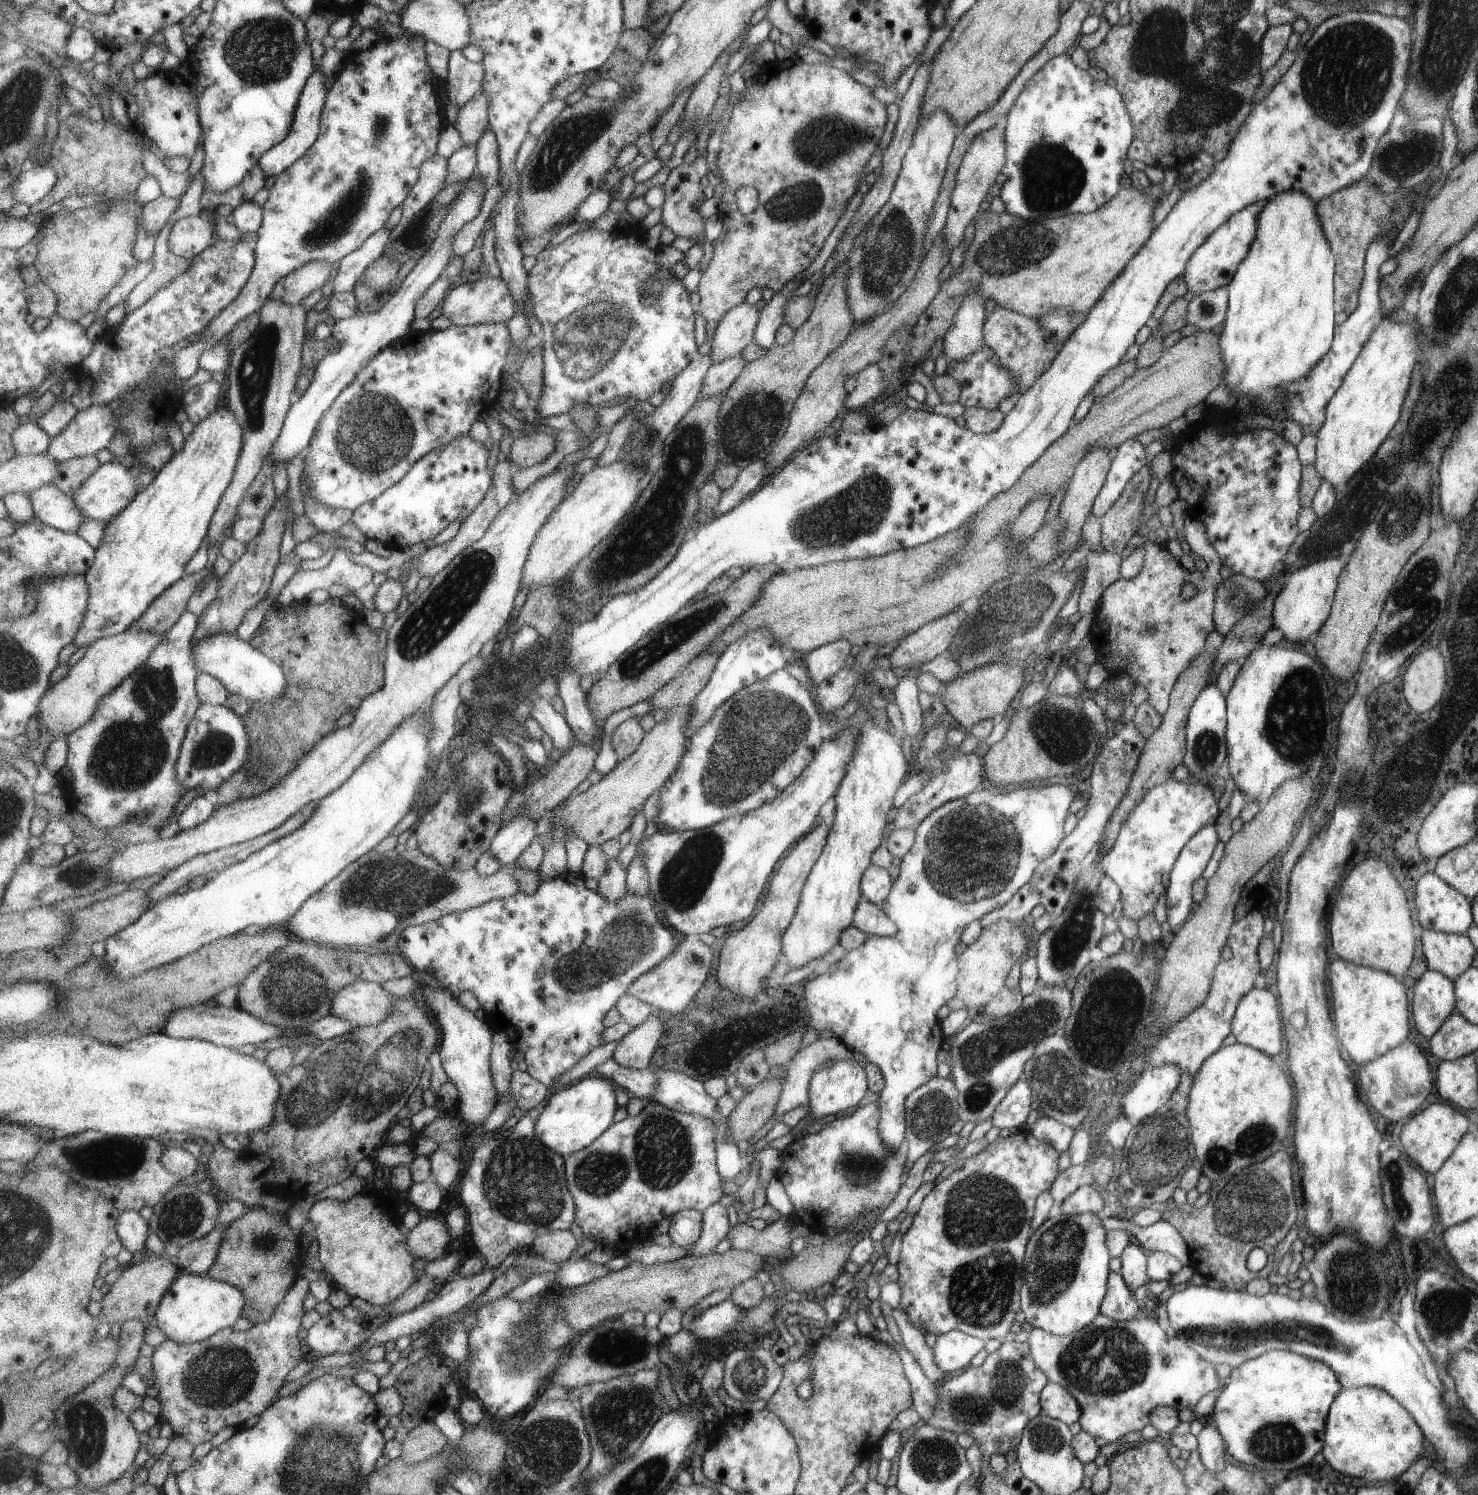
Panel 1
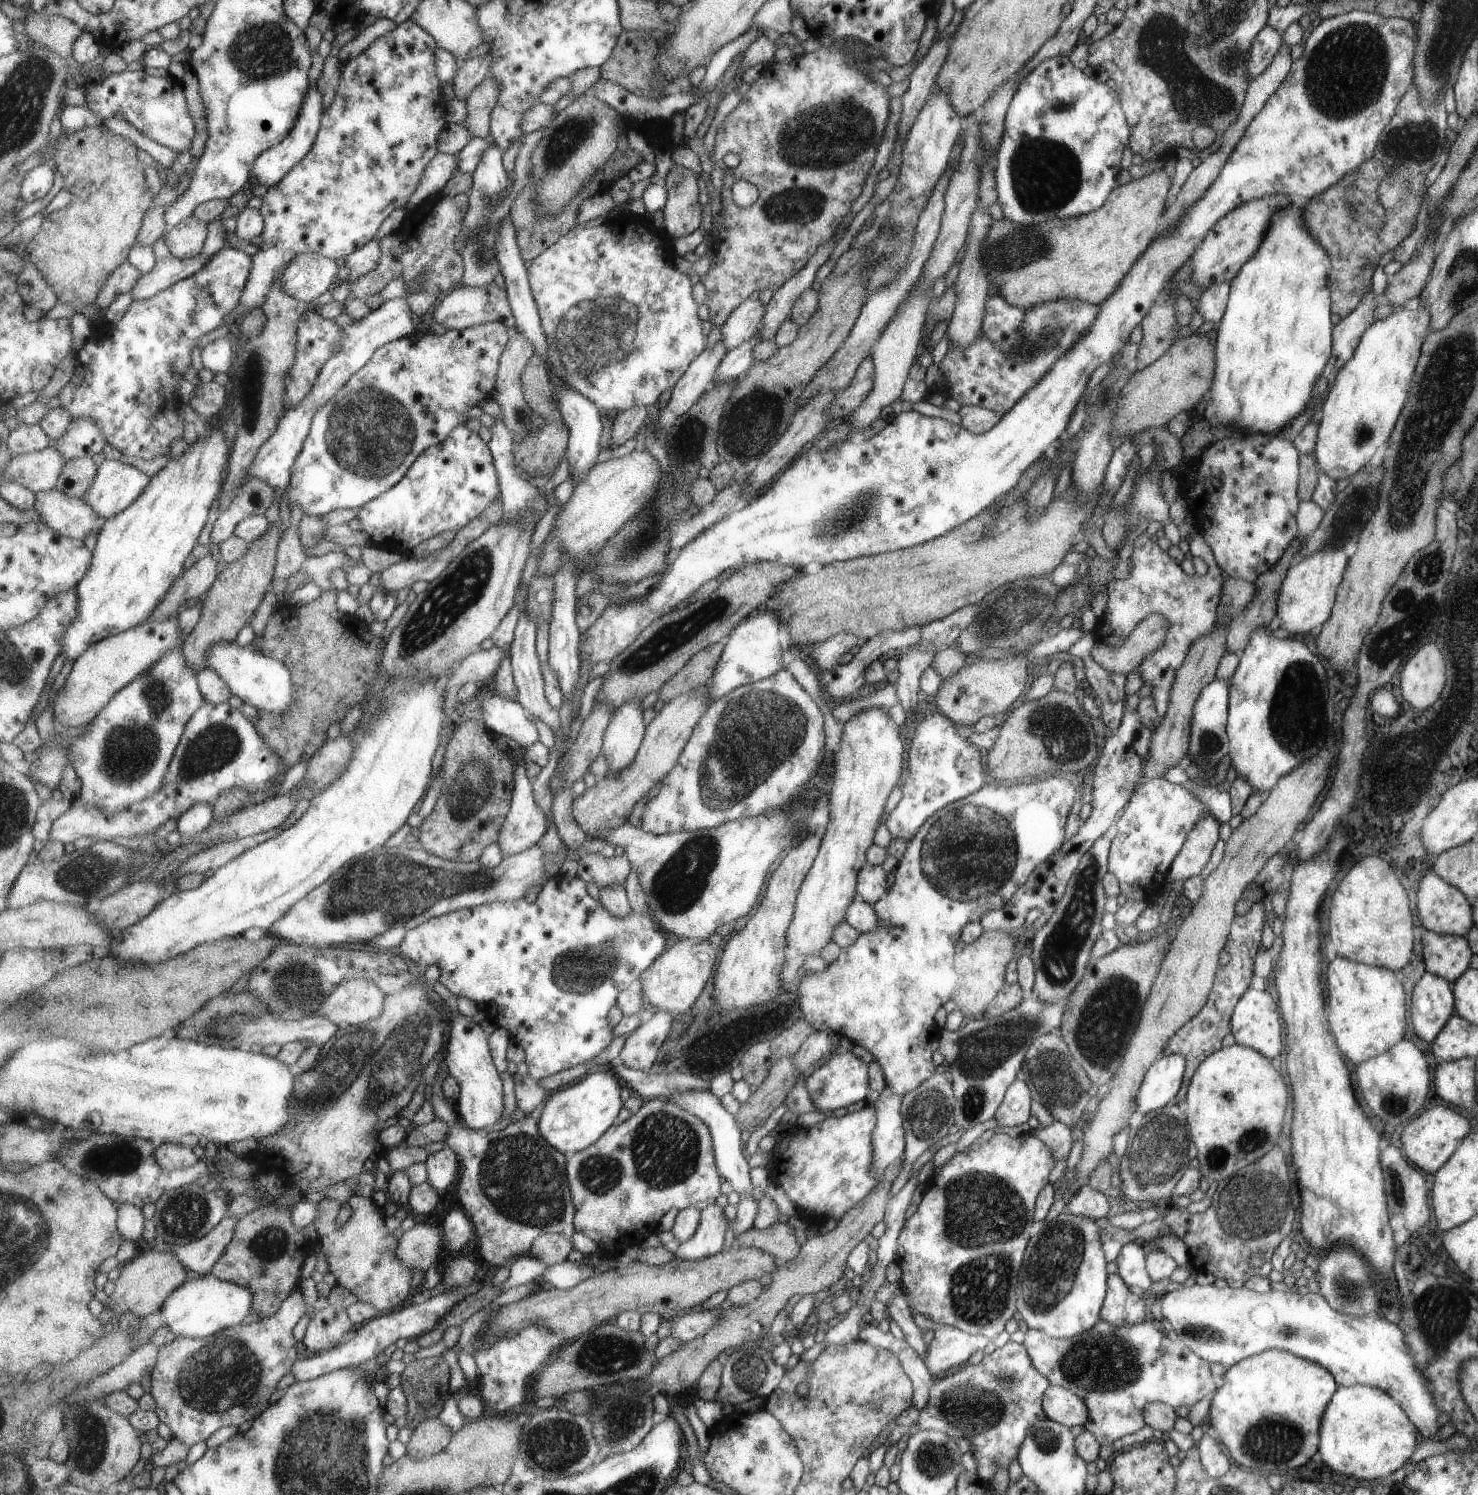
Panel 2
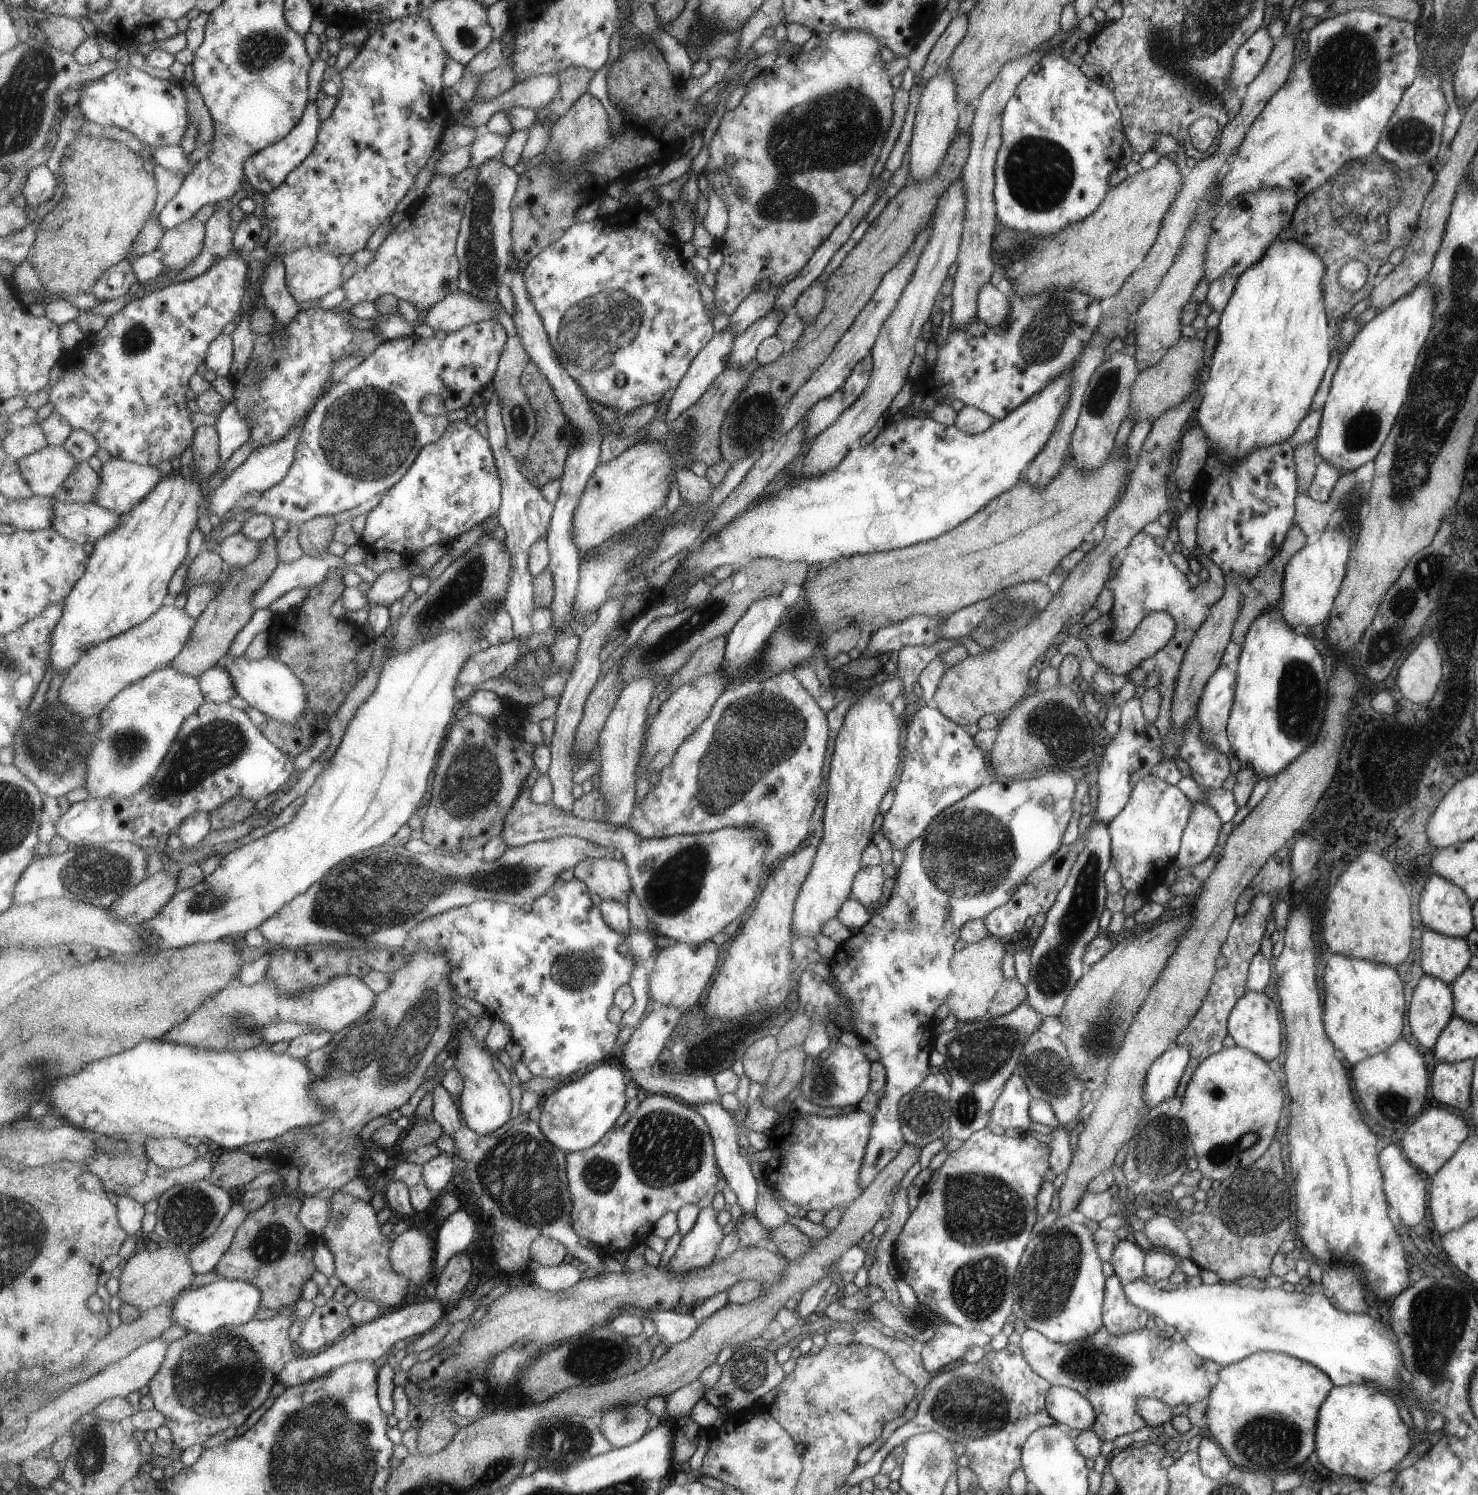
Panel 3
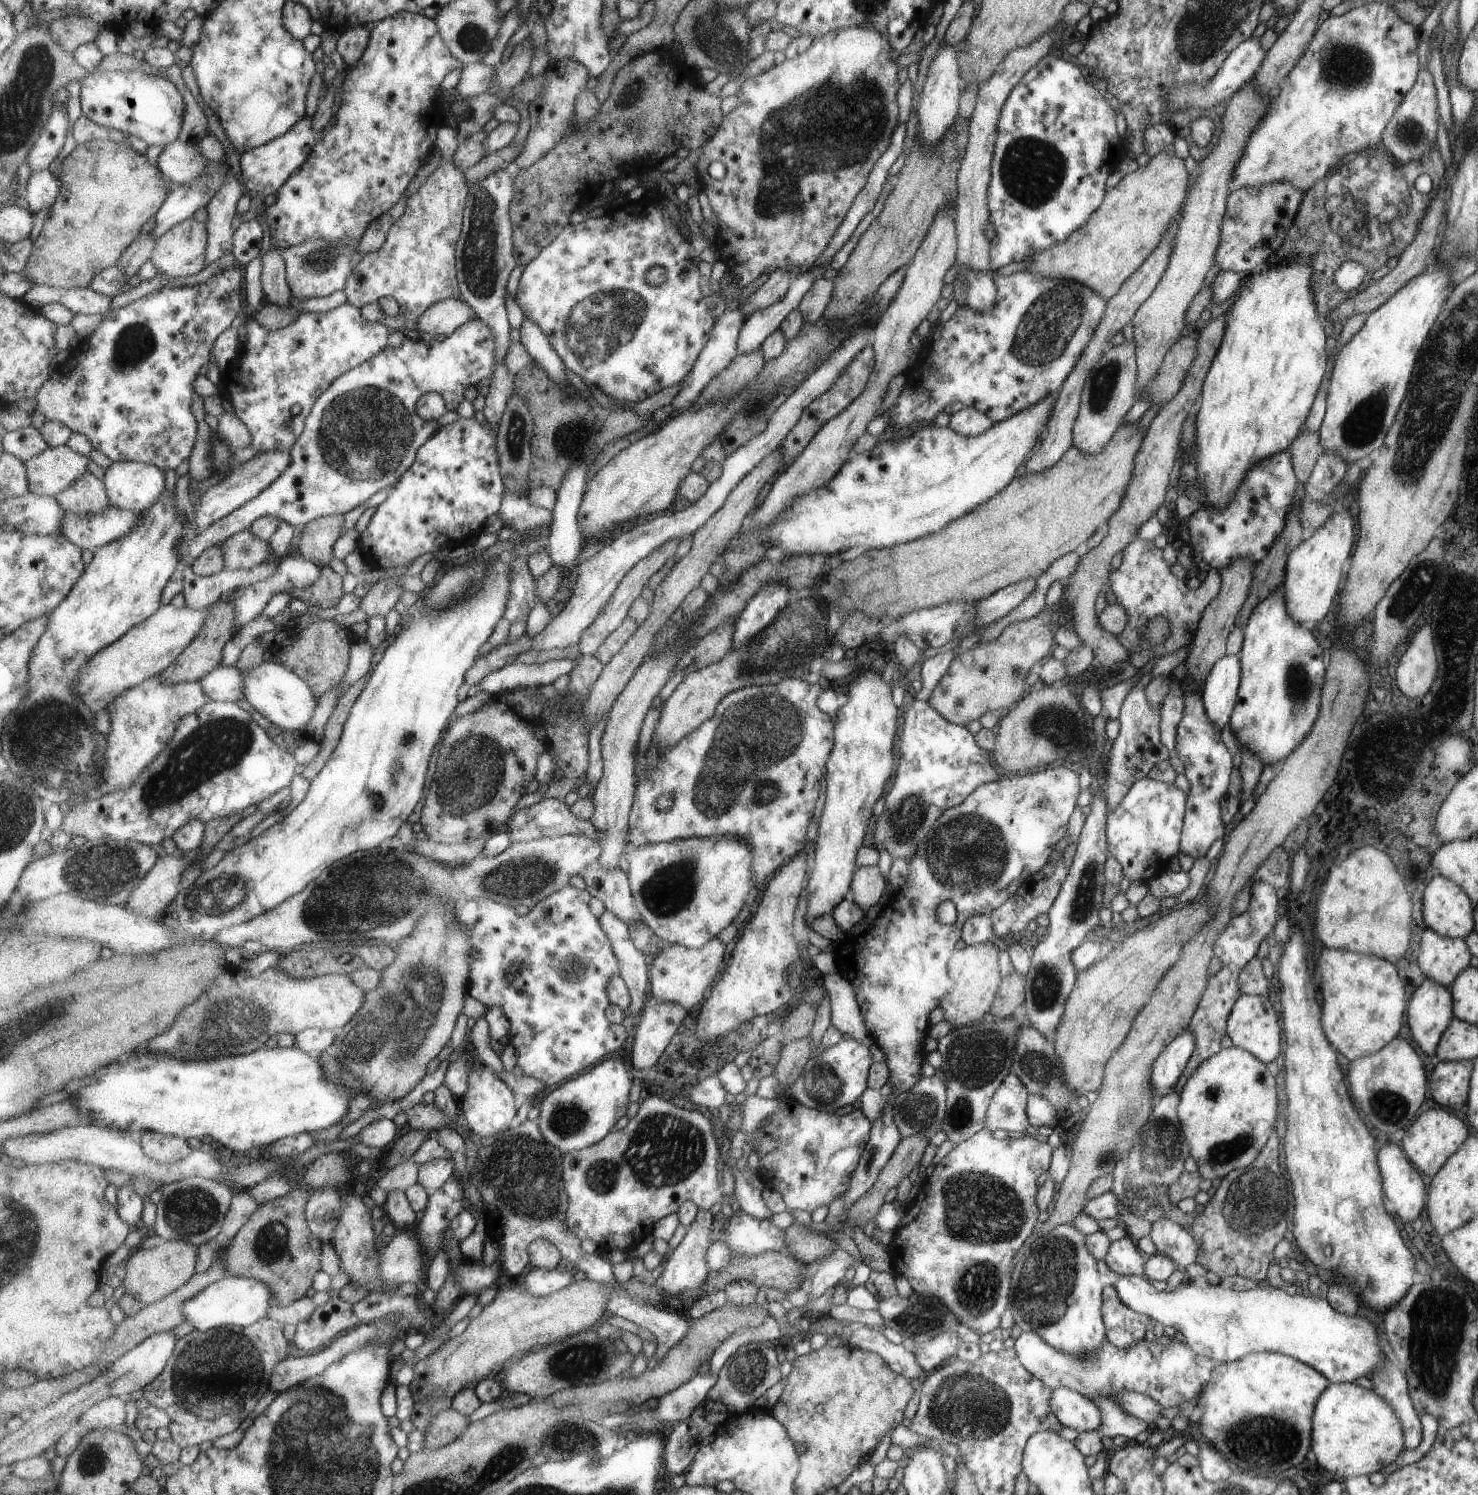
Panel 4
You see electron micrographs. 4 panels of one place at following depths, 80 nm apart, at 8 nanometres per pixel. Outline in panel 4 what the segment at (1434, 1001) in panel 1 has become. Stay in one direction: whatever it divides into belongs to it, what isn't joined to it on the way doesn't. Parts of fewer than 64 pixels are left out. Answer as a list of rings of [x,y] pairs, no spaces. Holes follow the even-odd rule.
[[[1423,979],[1409,1000],[1407,1022],[1411,1036],[1431,1059],[1435,1057],[1440,1036],[1452,1022],[1451,999],[1444,985]]]

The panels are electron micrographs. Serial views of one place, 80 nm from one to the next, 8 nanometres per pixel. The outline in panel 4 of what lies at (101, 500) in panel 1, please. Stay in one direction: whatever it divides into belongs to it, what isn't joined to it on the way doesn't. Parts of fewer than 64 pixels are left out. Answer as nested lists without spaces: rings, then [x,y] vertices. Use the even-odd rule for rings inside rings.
[[[137,461],[113,462],[102,479],[113,507],[138,513],[152,507],[169,487],[163,469]]]

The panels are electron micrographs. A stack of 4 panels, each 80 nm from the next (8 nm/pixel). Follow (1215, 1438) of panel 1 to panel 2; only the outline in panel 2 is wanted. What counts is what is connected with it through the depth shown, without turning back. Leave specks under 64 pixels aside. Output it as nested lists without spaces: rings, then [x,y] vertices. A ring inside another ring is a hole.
[[[1204,1432],[1195,1446],[1200,1466],[1207,1476],[1213,1479],[1219,1478],[1229,1470],[1231,1464],[1227,1460],[1227,1454],[1221,1450],[1222,1446],[1217,1438]]]

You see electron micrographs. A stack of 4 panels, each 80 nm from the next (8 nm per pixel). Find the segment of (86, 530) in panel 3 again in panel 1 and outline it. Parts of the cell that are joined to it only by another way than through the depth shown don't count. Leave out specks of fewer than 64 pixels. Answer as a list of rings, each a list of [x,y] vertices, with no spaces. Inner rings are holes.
[[[54,483],[37,488],[29,496],[33,500],[36,517],[48,526],[59,528],[63,532],[77,534],[75,530],[79,528],[79,524],[85,522],[85,519],[91,520],[81,510],[81,506],[77,506],[72,496],[59,490]]]

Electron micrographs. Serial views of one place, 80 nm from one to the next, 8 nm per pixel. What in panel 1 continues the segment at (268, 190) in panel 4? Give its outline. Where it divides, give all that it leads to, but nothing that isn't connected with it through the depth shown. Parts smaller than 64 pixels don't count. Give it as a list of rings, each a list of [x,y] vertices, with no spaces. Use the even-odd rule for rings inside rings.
[[[317,68],[316,72],[309,78],[304,92],[301,94],[298,108],[295,114],[295,122],[288,138],[284,142],[265,152],[259,160],[259,168],[267,176],[281,176],[285,170],[289,170],[293,164],[296,164],[309,150],[317,143],[320,136],[321,118],[324,112],[326,101],[328,100],[328,85],[326,75]]]

